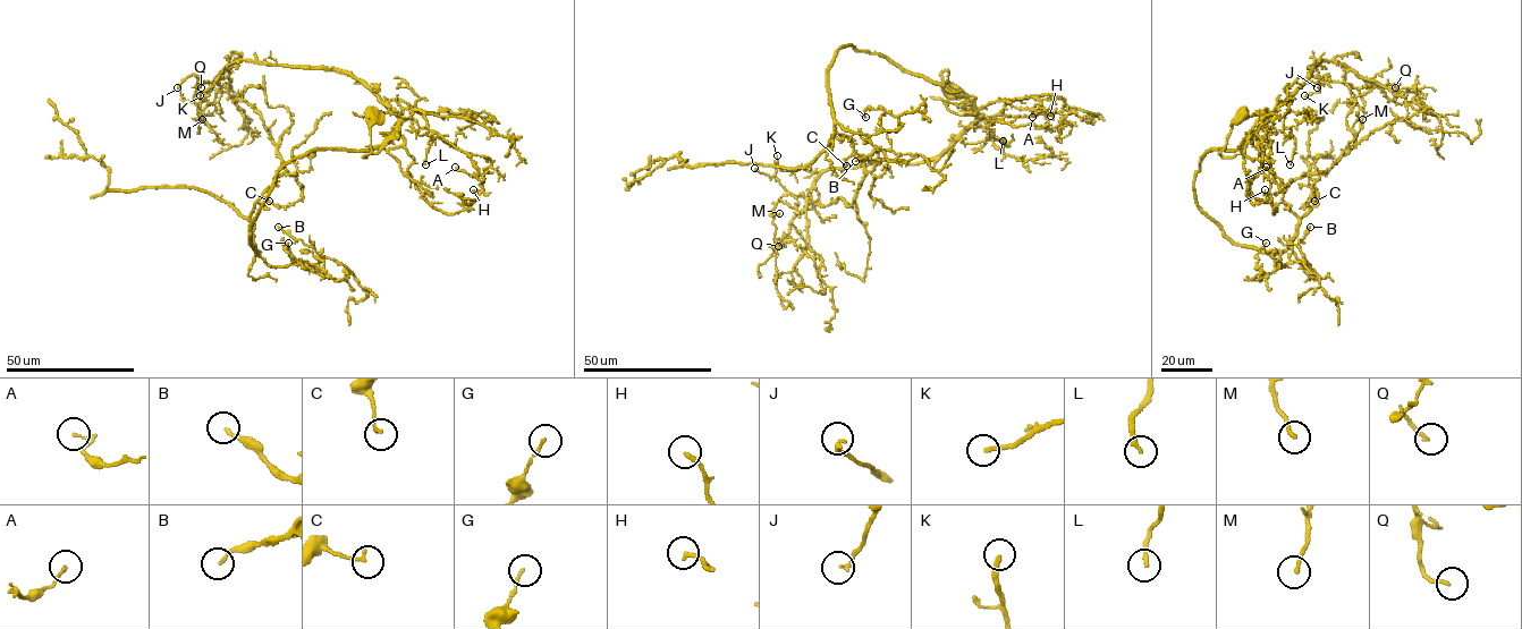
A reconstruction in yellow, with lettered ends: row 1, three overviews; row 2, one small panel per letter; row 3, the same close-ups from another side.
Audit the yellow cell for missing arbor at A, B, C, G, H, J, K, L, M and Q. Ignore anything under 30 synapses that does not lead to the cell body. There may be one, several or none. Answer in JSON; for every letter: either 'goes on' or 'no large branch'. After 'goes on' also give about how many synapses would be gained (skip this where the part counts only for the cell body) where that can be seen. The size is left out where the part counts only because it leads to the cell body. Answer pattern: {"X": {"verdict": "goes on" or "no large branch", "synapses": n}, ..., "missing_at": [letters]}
{"A": {"verdict": "no large branch"}, "B": {"verdict": "no large branch"}, "C": {"verdict": "no large branch"}, "G": {"verdict": "no large branch"}, "H": {"verdict": "no large branch"}, "J": {"verdict": "no large branch"}, "K": {"verdict": "goes on", "synapses": 40}, "L": {"verdict": "no large branch"}, "M": {"verdict": "no large branch"}, "Q": {"verdict": "no large branch"}, "missing_at": ["K"]}

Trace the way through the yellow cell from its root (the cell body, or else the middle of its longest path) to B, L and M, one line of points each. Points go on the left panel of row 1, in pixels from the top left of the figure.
B: (375, 113), (364, 156), (377, 154), (387, 142), (292, 159), (250, 226), (269, 265), (321, 260), (278, 227)
L: (375, 113), (364, 156), (398, 122), (383, 102), (402, 100), (412, 127), (432, 138), (425, 164)
M: (375, 113), (364, 156), (385, 145), (398, 120), (366, 85), (327, 67), (236, 60), (195, 90), (202, 119)

